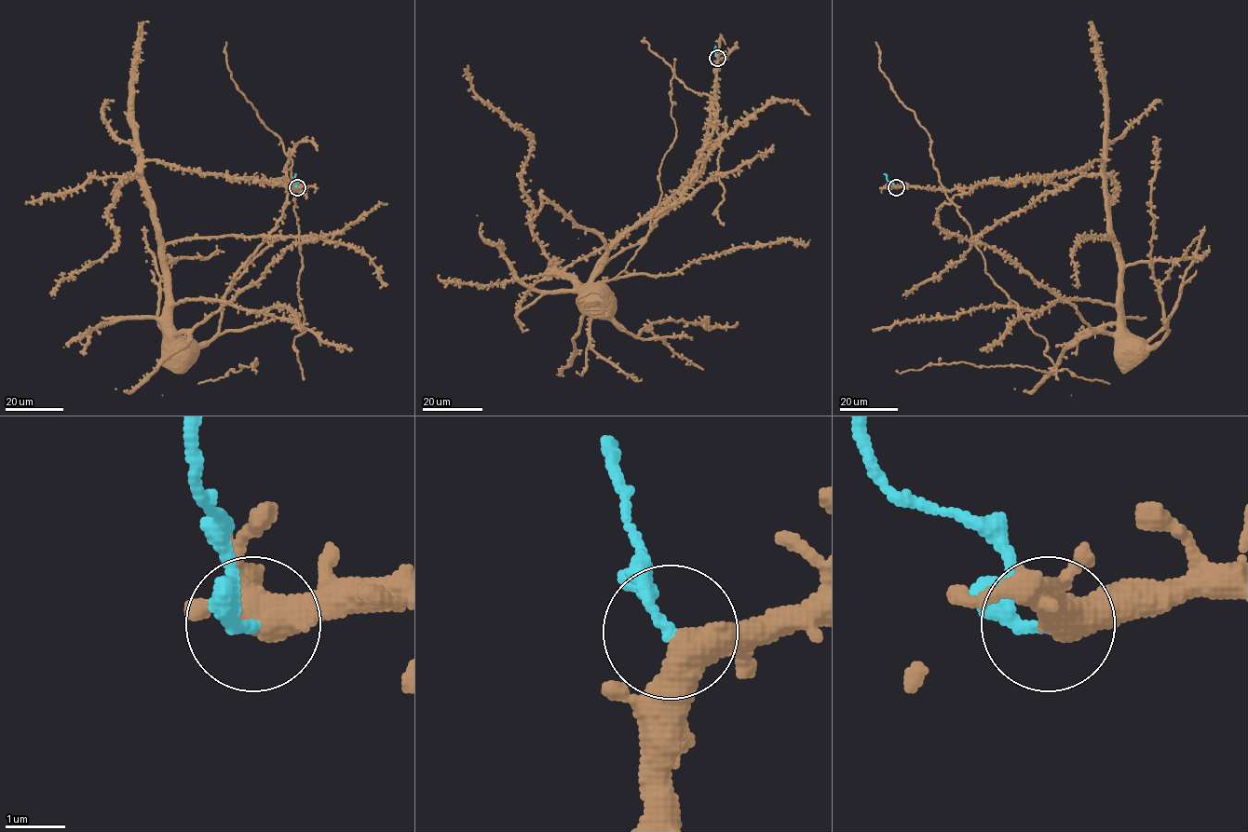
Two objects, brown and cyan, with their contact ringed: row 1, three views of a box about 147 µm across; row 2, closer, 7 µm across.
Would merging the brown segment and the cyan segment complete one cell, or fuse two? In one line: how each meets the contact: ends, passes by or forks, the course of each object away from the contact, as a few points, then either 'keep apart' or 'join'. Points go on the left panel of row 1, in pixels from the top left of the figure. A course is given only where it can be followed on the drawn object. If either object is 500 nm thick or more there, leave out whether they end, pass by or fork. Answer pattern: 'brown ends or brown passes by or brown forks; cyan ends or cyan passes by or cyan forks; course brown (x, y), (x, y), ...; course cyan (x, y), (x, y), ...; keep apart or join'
brown passes by; cyan ends; course brown (298, 188), (293, 189), (293, 197), (299, 243), (293, 243), (257, 280), (192, 330), (183, 330), (174, 340); course cyan (298, 188), (295, 173); keep apart

